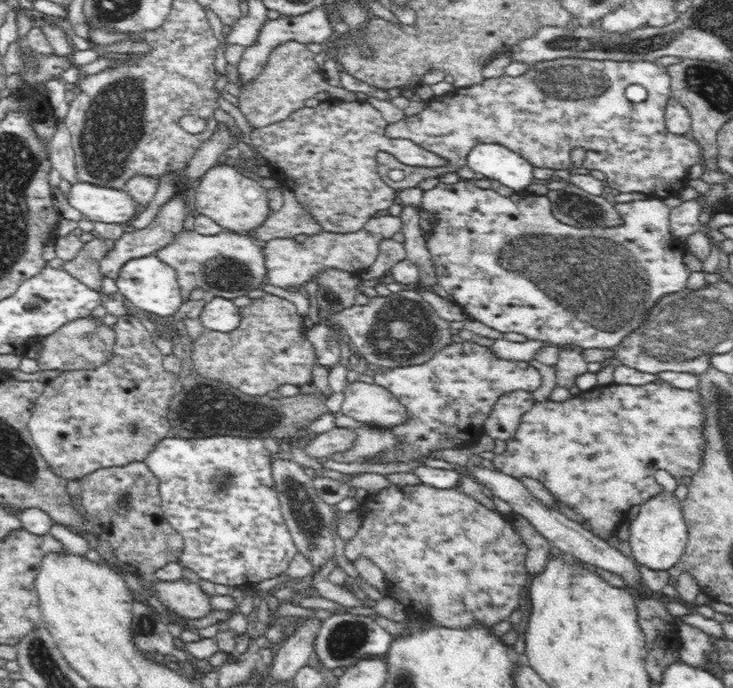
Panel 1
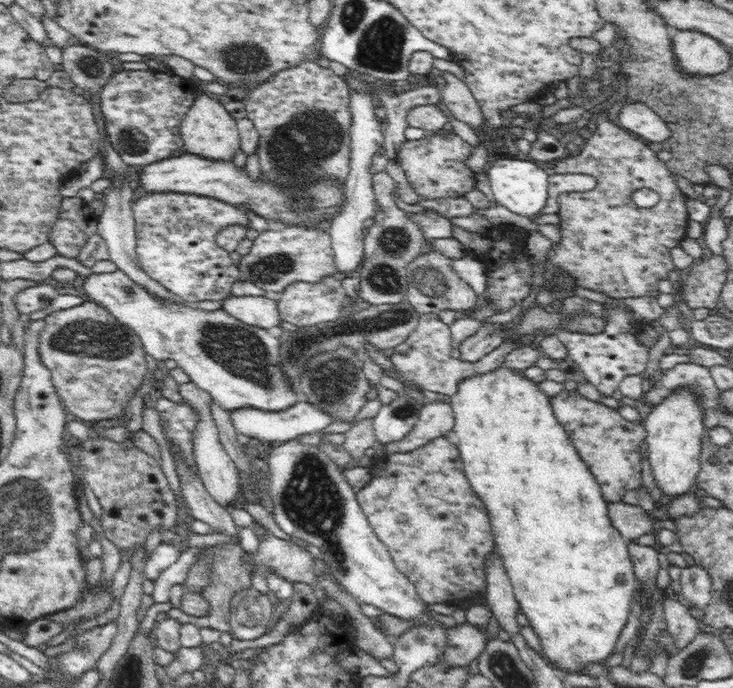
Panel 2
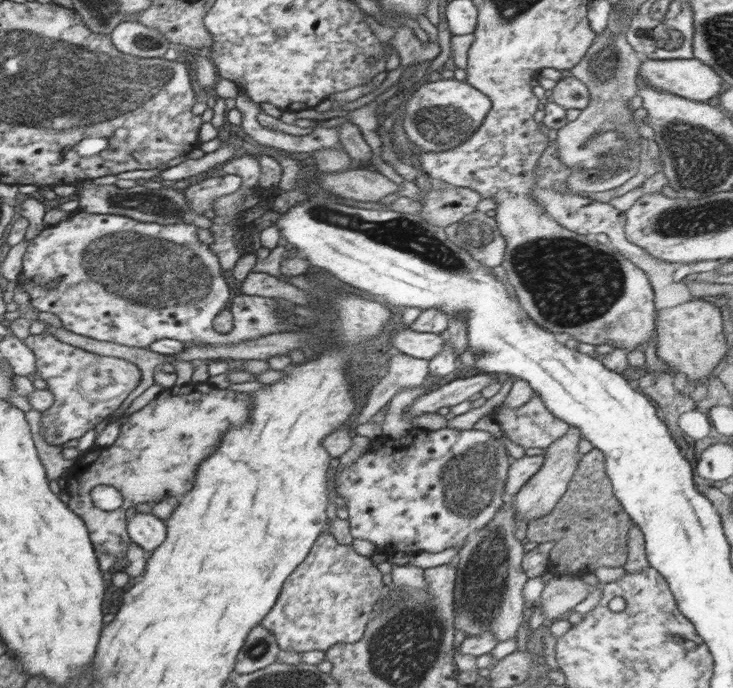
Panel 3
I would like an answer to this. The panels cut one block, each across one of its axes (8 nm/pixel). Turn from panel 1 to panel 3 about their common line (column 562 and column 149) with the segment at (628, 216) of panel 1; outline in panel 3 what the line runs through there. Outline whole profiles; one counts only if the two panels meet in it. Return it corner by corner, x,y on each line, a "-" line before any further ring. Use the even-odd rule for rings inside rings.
76,210
65,220
40,231
40,234
28,243
26,252
23,254
22,272
17,276
16,281
30,295
31,306
38,311
55,314
62,322
62,328
80,336
87,336
102,342
115,342
124,346
132,346
132,348
148,349
150,344
164,338
173,338
180,342
192,342
192,344
231,344
231,342
260,338
267,334
285,333
292,322
286,318
288,311
282,312
280,302
270,297
250,295
239,295
232,299
229,311
233,314
233,327
228,334
220,334
213,329
217,314
224,309
226,302
228,302
228,282
222,278
222,270
220,270
220,264
218,264
219,255
212,250
210,245
198,239
197,229
192,224
184,224
183,222
166,226
157,222
140,222
119,214
92,214
-
92,254
94,254
94,258
92,258
-
53,280
59,281
53,289
49,289
47,284
53,282

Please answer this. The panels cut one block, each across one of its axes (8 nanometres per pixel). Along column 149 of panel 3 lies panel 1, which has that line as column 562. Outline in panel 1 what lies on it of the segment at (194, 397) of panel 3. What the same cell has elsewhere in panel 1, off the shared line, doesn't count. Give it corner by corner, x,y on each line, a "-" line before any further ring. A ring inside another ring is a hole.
664,381
650,382
641,386
616,385
596,386
591,390
576,395
564,403
548,402
535,403
529,412
526,412
521,419
518,431
512,439
506,441
506,450
502,454
494,454
492,463
496,470
519,479
520,477
530,477
541,482
548,489
554,499
560,504
567,505
576,511
583,520
588,522
590,530
601,539
606,541
616,534
619,525
626,519
628,510
632,506
642,505
649,499
655,498
663,491
663,487
654,479
657,470
667,470
675,479
692,476
700,470
703,461
703,452
706,448
706,440
702,436
702,422
705,421
704,406
702,406
702,395
697,388
694,390
681,390
672,387

